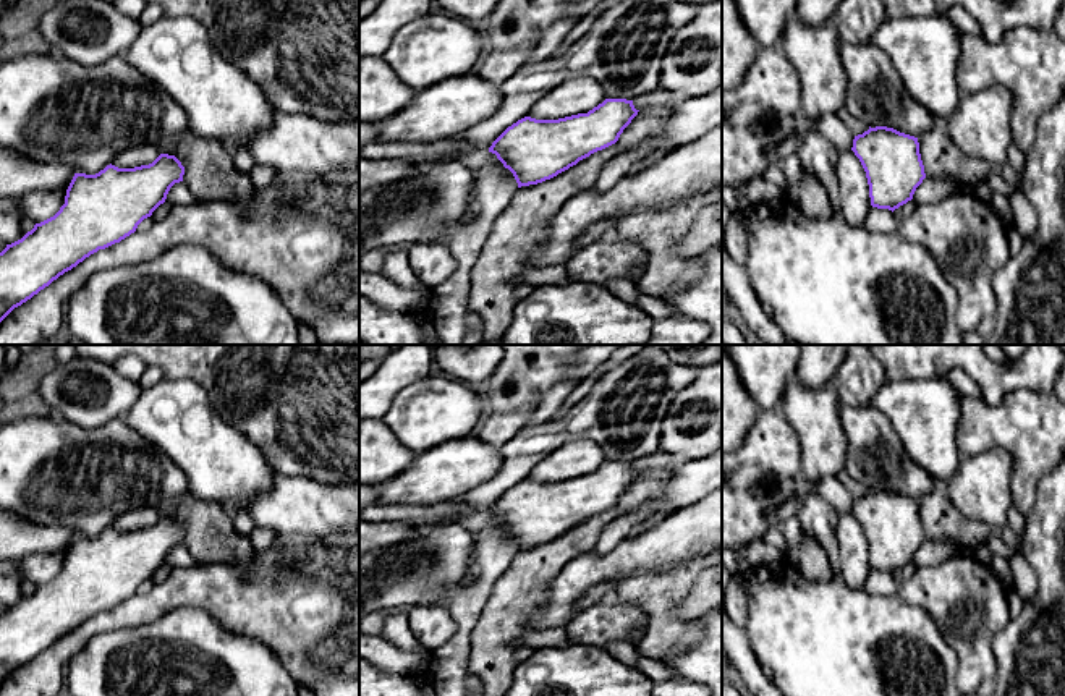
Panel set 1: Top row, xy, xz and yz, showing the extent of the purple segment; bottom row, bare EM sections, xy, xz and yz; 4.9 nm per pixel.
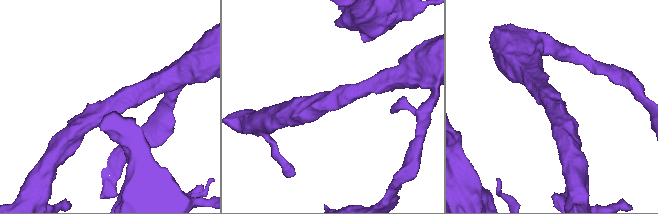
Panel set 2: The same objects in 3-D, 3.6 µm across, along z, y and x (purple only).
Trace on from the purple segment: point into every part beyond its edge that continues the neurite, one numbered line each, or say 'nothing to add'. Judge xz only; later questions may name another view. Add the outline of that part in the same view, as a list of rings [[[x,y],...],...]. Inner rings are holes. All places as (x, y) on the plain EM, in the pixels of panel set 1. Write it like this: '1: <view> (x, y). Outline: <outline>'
nothing to add

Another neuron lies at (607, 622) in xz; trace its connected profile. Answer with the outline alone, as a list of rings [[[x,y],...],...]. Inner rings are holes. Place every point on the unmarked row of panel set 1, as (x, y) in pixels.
[[[607,599],[575,613],[563,628],[571,644],[604,647],[609,643],[626,641],[636,646],[636,628],[646,617],[639,605]]]

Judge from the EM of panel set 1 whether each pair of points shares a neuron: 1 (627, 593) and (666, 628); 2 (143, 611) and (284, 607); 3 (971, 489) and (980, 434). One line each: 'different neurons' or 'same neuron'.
1: same neuron
2: same neuron
3: different neurons

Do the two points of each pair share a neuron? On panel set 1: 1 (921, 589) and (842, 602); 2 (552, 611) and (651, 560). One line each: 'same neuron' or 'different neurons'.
1: different neurons
2: same neuron

